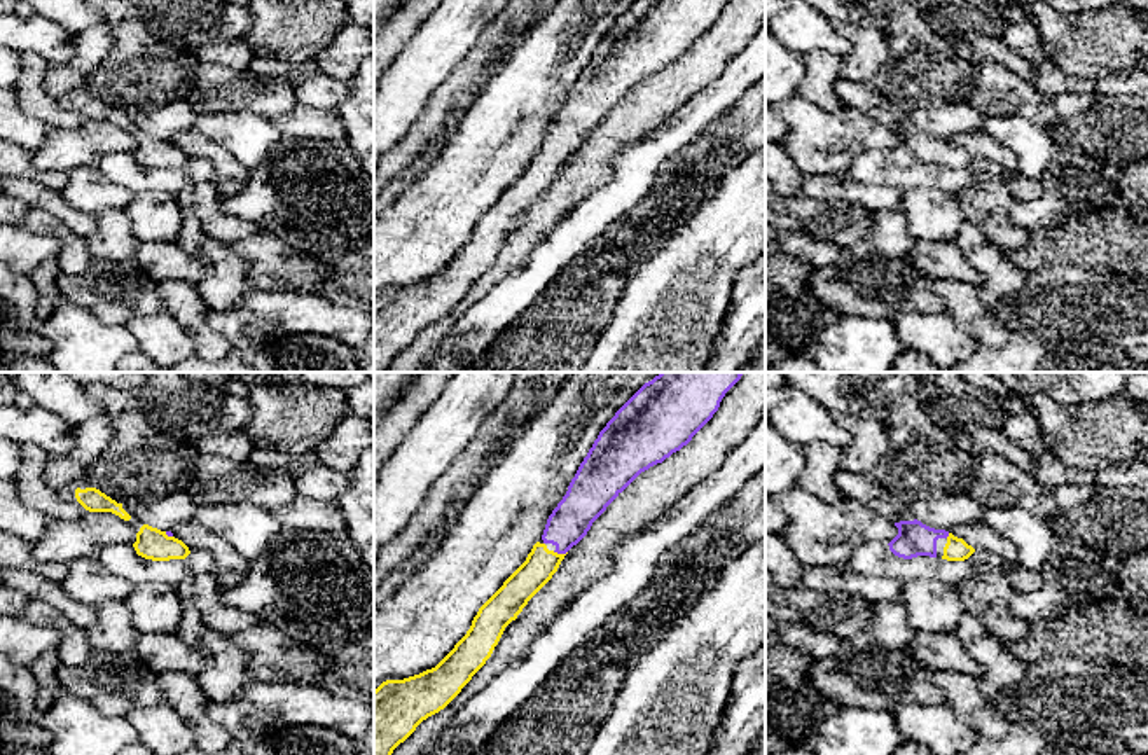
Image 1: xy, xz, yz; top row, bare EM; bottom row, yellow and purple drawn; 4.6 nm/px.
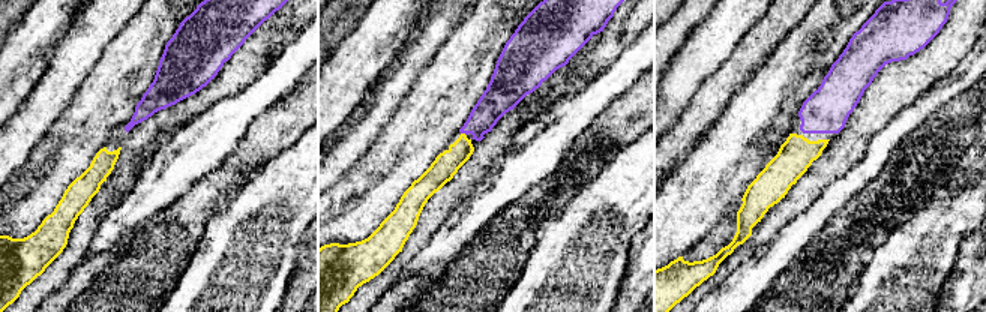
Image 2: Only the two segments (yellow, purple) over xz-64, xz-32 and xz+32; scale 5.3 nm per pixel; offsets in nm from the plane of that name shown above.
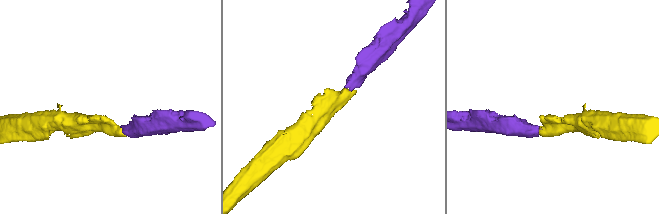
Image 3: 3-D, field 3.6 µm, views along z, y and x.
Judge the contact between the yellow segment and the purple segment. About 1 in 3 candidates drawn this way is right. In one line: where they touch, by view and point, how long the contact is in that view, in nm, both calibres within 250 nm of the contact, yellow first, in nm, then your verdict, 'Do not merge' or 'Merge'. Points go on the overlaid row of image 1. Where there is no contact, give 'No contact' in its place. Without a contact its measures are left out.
Touches yellow at xz (560, 554). Shared border 70 nm. Thickness 150 nm (yellow) against 190 nm. Merge

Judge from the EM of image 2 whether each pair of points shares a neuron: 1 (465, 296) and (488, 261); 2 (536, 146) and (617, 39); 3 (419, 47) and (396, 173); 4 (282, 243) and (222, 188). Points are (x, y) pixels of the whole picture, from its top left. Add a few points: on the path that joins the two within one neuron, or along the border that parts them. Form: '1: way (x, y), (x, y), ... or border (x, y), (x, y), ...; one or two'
1: way (471, 287), (485, 270); one
2: border (602, 71), (575, 93), (557, 99), (545, 111); two
3: border (434, 56), (393, 114); two
4: border (249, 179), (228, 201); two

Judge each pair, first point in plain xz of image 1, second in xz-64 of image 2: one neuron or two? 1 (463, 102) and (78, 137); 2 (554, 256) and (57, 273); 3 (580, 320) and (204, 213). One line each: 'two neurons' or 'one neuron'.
1: two neurons
2: two neurons
3: one neuron

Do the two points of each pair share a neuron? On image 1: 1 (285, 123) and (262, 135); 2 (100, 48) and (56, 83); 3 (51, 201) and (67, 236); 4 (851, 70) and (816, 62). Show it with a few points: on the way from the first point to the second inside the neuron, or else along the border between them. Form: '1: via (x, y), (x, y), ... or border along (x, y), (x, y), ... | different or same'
1: border along (269, 119), (282, 135) | different
2: via (89, 56), (67, 77) | same
3: border along (63, 228), (84, 238) | different
4: border along (844, 58), (839, 77) | different

